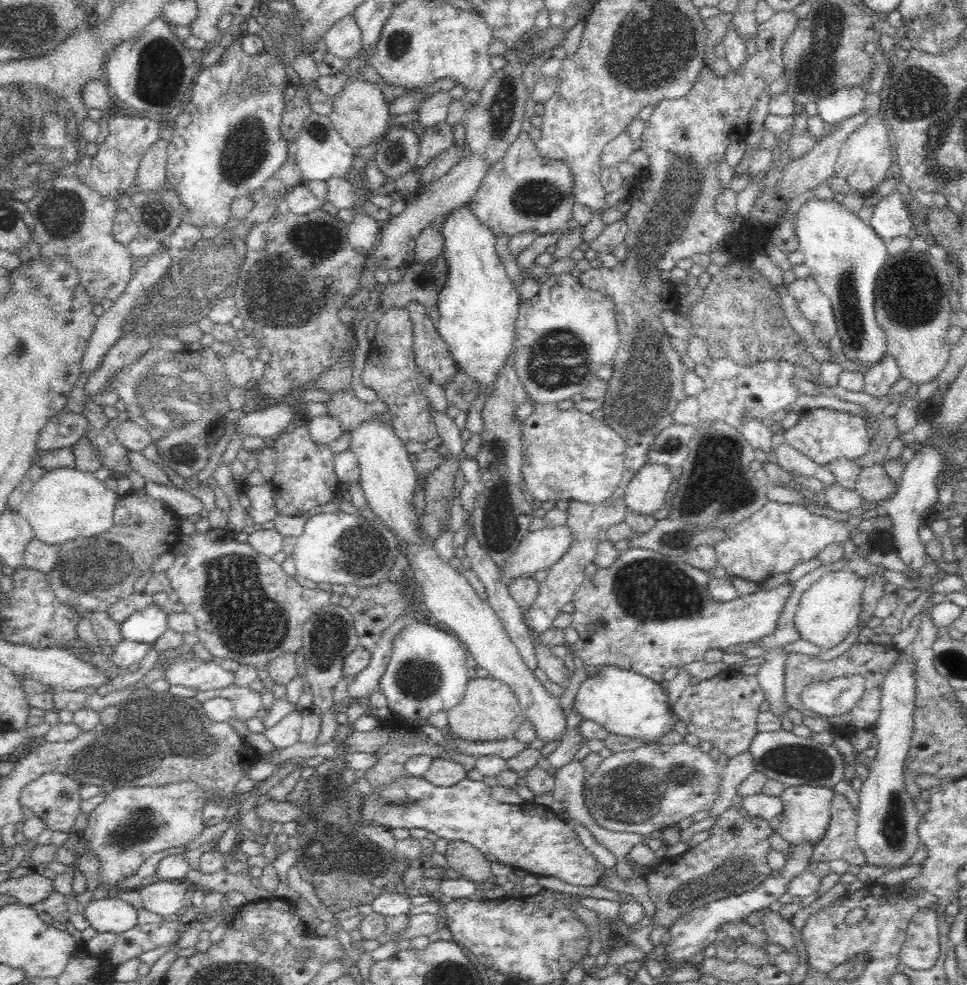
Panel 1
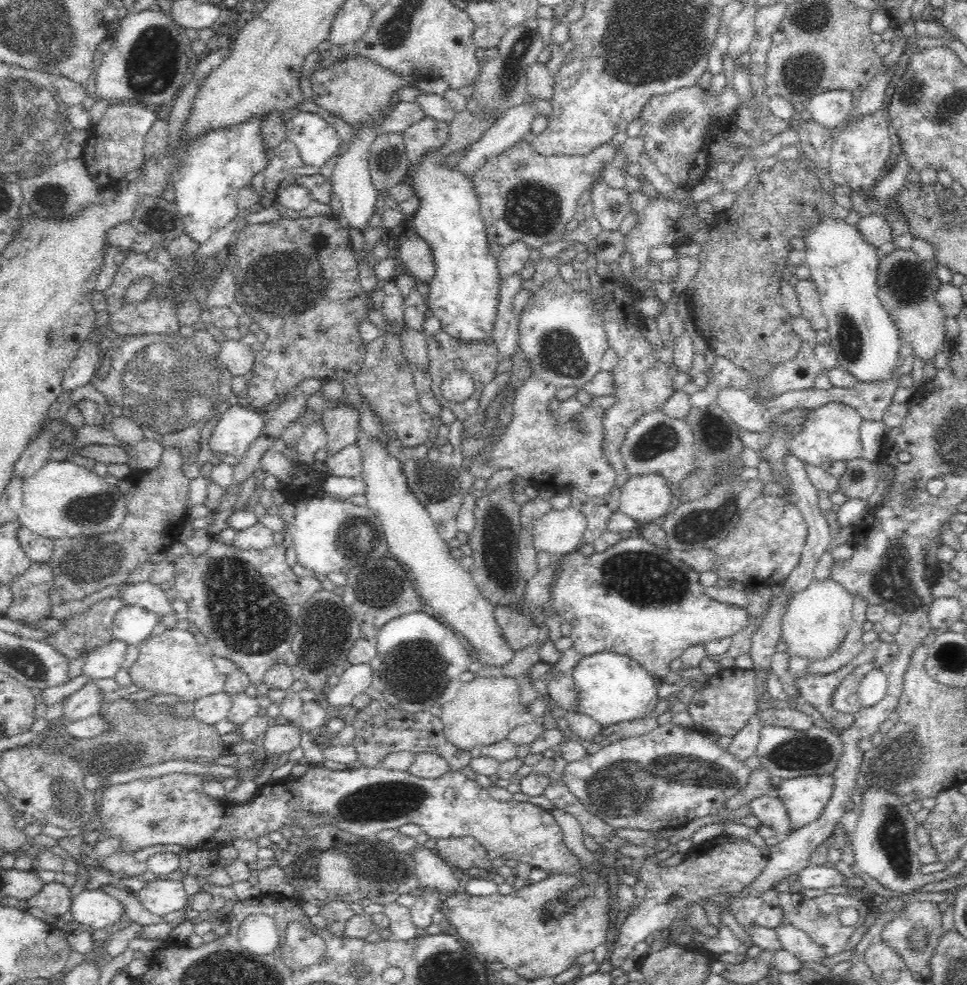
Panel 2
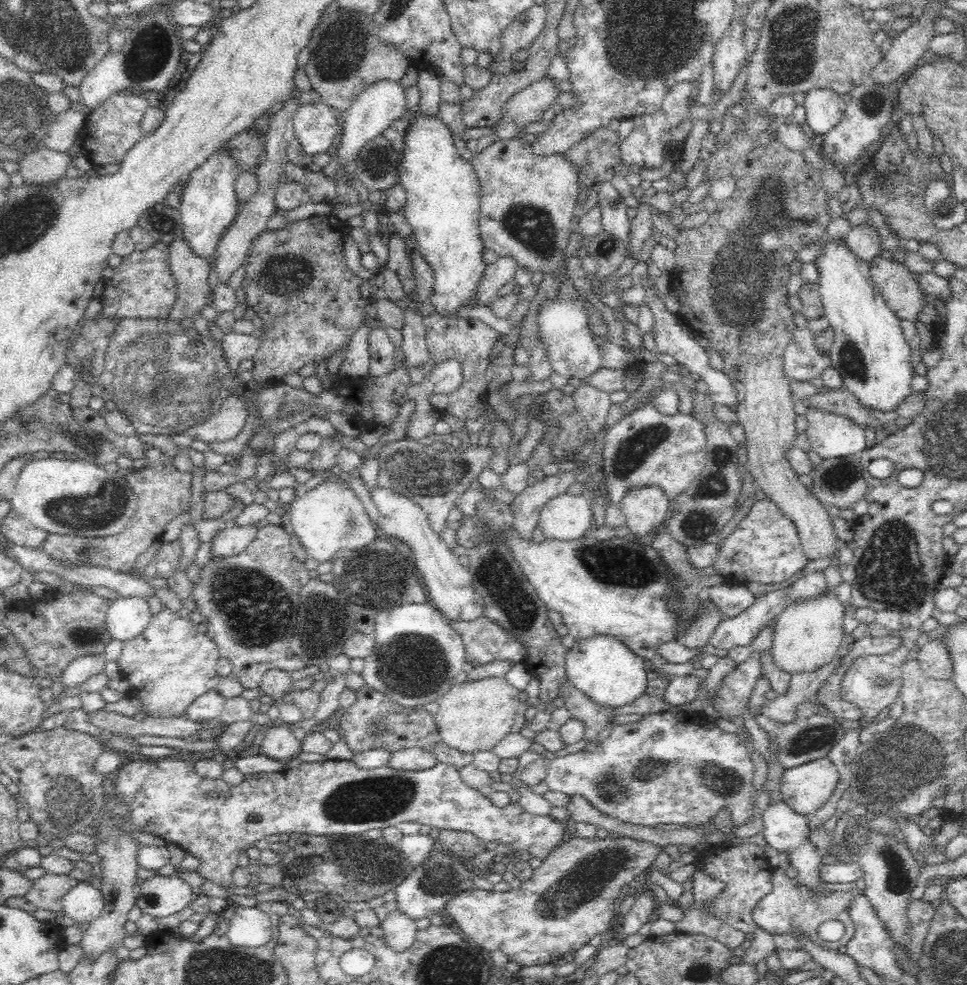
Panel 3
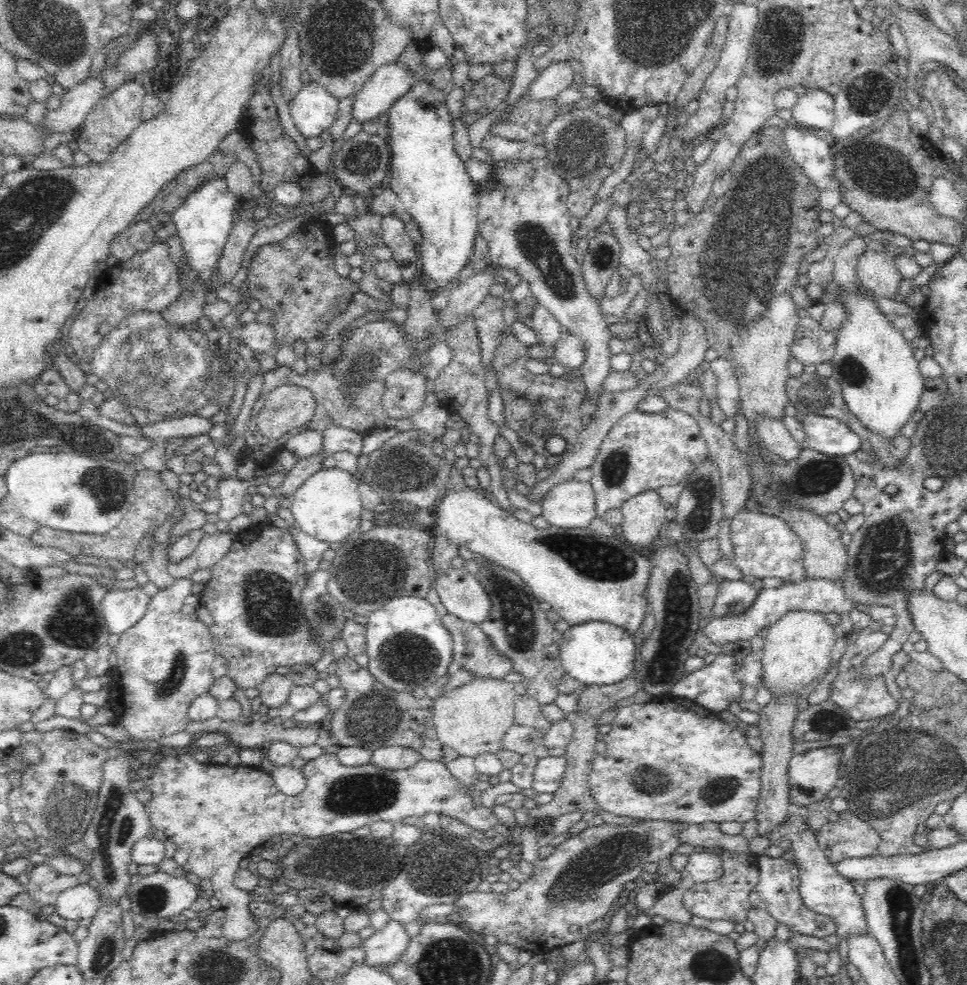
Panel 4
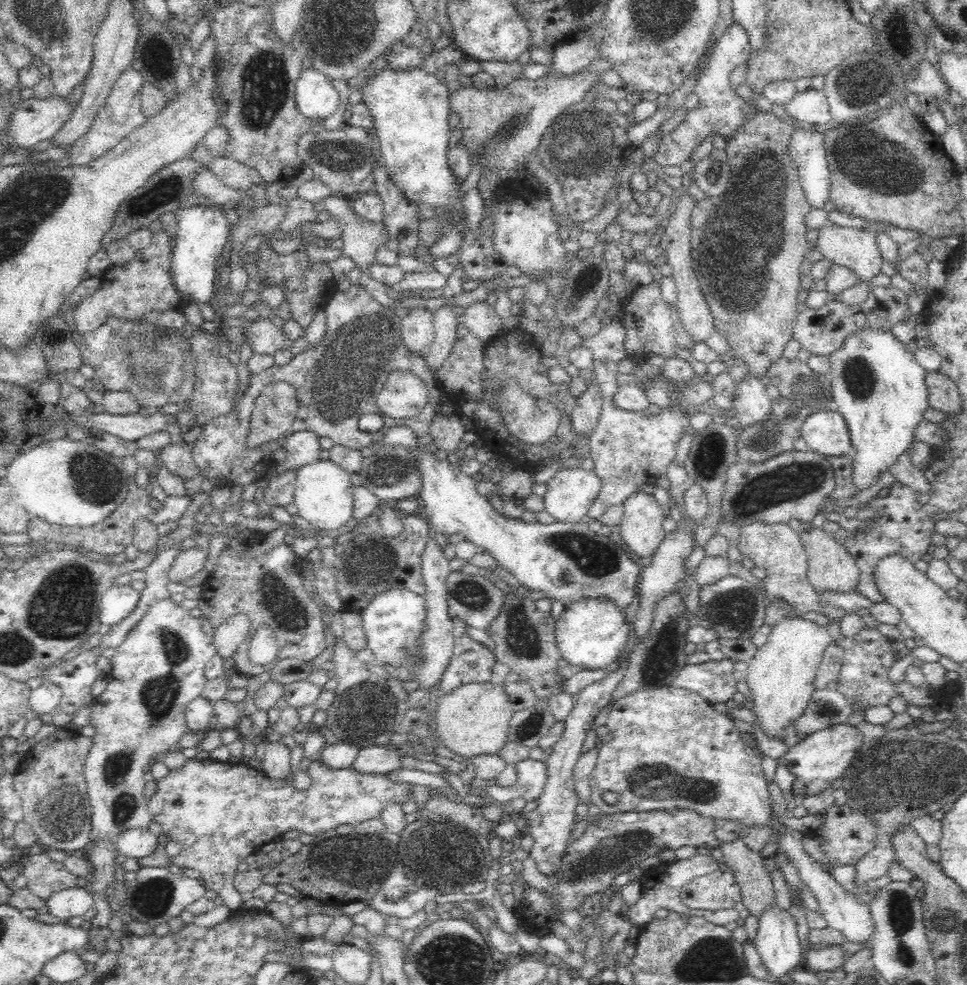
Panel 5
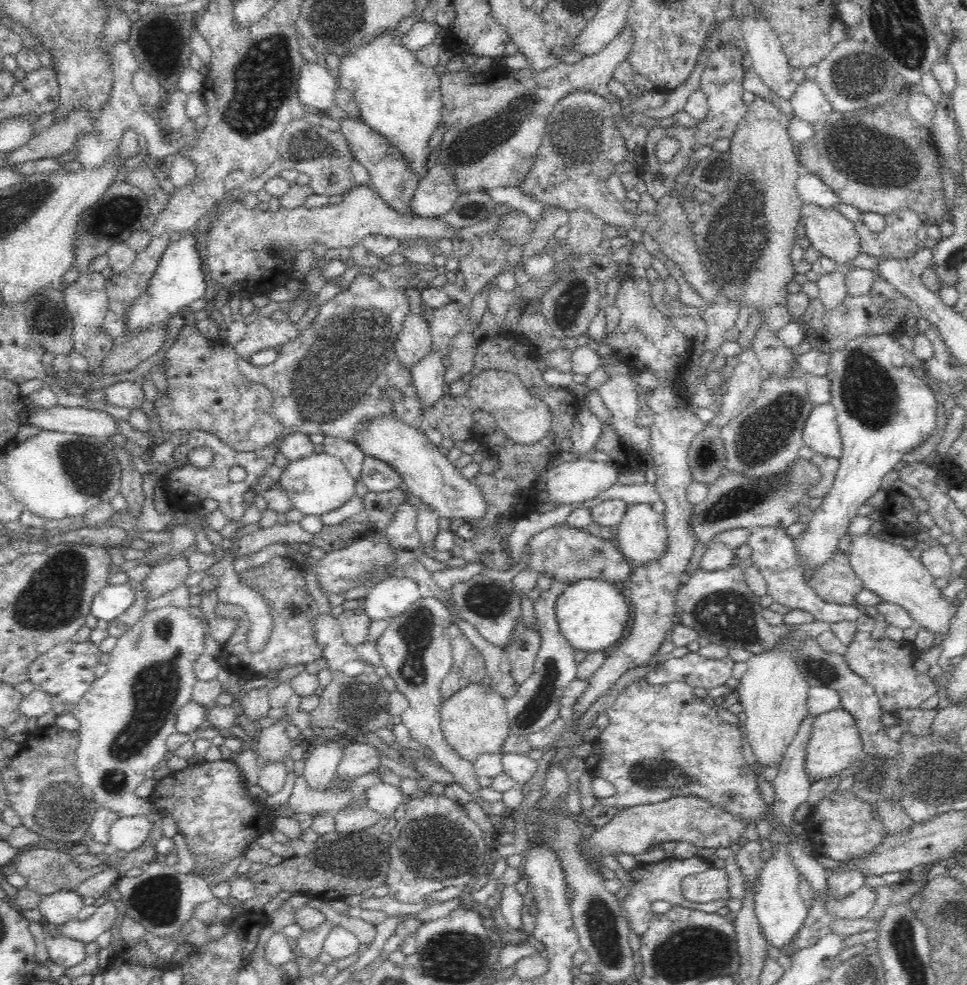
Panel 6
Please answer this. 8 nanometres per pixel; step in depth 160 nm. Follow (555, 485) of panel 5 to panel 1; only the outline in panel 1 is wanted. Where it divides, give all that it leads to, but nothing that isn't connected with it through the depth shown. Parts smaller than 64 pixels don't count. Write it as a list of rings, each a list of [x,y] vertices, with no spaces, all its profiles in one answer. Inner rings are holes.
[[[566,526],[530,532],[501,570],[501,582],[507,590],[518,580],[530,580],[538,572],[550,570],[570,547],[571,530]]]

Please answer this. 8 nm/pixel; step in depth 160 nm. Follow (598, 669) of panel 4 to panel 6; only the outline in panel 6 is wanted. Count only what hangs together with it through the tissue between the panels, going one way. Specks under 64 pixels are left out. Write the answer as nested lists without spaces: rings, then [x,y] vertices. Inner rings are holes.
[[[582,580],[570,585],[556,602],[556,617],[560,634],[572,650],[586,653],[608,650],[614,646],[630,620],[630,606],[618,588],[604,580]]]

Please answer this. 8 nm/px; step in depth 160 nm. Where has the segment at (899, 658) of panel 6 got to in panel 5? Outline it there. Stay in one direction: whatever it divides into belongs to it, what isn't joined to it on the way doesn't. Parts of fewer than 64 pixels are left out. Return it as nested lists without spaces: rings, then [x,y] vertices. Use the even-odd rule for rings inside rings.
[[[865,627],[858,634],[845,637],[841,642],[843,652],[843,666],[839,675],[839,680],[834,685],[834,689],[842,694],[851,706],[851,715],[848,724],[856,727],[865,722],[865,712],[871,708],[888,706],[890,698],[896,692],[902,693],[909,704],[916,706],[934,705],[937,700],[937,693],[933,692],[929,686],[916,686],[910,683],[893,684],[888,678],[888,672],[894,664],[894,655],[890,651],[892,639],[885,637],[876,628]]]

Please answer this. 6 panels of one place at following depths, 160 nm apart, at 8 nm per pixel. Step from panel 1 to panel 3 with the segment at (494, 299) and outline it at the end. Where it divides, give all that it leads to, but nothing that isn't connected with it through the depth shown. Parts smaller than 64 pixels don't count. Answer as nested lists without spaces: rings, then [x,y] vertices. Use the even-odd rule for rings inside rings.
[[[418,111],[410,117],[412,126],[406,134],[403,161],[399,166],[399,184],[406,191],[407,200],[402,211],[410,223],[412,240],[426,262],[433,270],[434,284],[432,294],[424,306],[429,312],[442,317],[458,318],[463,308],[474,308],[477,302],[478,286],[488,264],[484,263],[484,246],[479,235],[480,184],[470,162],[466,162],[457,152],[451,131],[439,118],[426,118]]]

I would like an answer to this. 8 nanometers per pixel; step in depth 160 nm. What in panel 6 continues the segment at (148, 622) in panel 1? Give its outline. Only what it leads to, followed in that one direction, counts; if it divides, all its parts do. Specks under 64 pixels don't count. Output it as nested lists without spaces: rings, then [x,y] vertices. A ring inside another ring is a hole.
[[[110,584],[106,586],[92,602],[92,616],[107,623],[113,622],[133,606],[135,593],[128,584]]]

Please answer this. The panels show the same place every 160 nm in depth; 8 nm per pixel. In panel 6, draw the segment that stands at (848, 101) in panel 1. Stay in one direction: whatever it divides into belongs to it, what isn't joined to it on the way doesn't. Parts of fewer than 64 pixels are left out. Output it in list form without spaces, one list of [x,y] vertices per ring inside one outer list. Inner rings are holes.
[[[805,80],[791,99],[792,109],[799,120],[819,127],[831,117],[832,108],[815,81]]]

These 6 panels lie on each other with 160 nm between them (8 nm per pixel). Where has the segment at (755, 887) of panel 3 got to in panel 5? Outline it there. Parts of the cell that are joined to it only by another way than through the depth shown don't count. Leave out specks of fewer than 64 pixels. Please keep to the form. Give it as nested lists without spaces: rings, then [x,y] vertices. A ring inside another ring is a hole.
[[[725,859],[718,860],[718,864],[716,871],[686,883],[681,888],[681,901],[694,910],[734,910],[740,919],[746,920],[750,912],[744,906],[735,874],[725,863]]]

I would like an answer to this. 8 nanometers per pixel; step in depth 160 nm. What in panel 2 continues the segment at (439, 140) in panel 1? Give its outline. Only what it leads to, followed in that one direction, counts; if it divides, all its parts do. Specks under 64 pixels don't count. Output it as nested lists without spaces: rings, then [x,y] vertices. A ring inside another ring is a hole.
[[[430,118],[422,119],[410,126],[403,136],[407,157],[411,164],[417,165],[426,155],[438,151],[448,141],[449,124]]]

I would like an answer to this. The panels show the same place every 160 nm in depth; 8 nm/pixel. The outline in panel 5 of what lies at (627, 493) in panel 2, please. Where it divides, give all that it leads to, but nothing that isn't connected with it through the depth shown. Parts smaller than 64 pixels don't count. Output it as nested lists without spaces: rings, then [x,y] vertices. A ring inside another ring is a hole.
[[[638,491],[629,496],[623,503],[623,517],[620,522],[620,534],[617,539],[626,543],[628,548],[639,557],[649,557],[656,552],[662,540],[667,536],[663,530],[663,522],[665,519],[664,509],[660,503],[656,501],[654,494],[647,494]]]

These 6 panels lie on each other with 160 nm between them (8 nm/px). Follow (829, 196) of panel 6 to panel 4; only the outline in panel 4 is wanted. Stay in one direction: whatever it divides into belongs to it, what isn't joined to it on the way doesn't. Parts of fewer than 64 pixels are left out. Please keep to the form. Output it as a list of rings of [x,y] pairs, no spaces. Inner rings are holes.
[[[794,123],[783,124],[783,140],[792,158],[803,168],[804,174],[812,180],[812,185],[818,190],[832,187],[830,174],[833,172],[832,158],[830,158],[830,140],[826,136],[813,130],[804,129]]]

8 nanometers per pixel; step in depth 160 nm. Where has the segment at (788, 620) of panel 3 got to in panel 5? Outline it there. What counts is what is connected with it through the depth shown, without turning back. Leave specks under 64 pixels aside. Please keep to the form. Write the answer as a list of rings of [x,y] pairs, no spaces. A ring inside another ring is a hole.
[[[801,614],[784,618],[772,627],[768,640],[757,649],[748,662],[747,685],[753,699],[749,707],[759,722],[759,727],[770,738],[782,738],[782,728],[795,722],[815,691],[813,683],[820,670],[823,652],[832,643],[826,627],[816,624]]]

